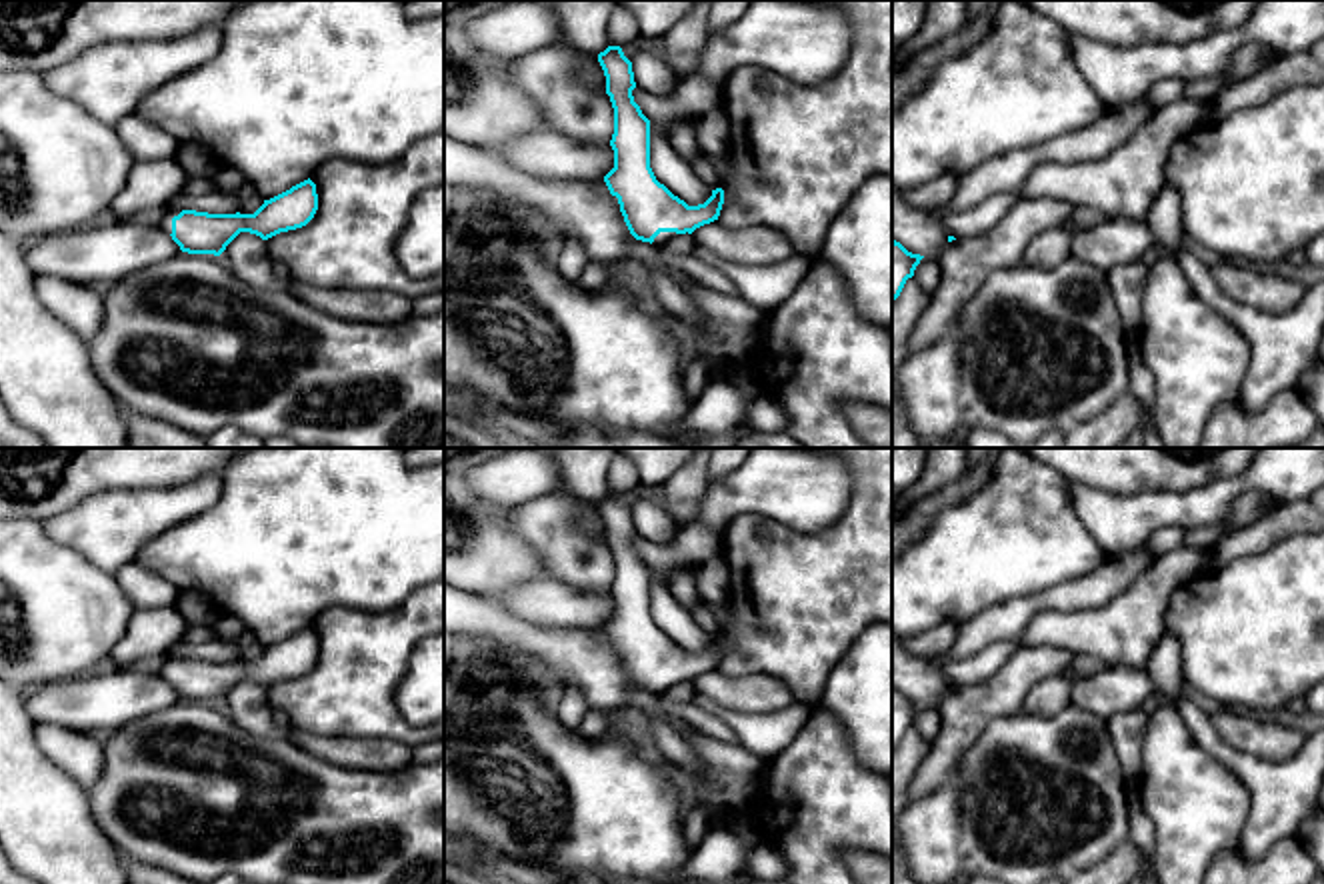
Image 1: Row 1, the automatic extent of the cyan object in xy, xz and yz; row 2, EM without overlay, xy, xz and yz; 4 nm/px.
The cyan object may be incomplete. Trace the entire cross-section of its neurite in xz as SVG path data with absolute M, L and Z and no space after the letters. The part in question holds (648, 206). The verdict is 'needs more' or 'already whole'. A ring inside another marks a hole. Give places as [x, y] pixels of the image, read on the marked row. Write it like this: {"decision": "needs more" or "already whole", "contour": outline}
{"decision": "needs more", "contour": "M608 46L598 54L606 76L606 94L614 108L614 168L604 182L614 196L630 234L636 240L664 246L676 234L692 234L696 228L718 220L724 190L698 206L688 206L660 184L650 168L650 120L634 102L636 88L632 62L620 46Z"}

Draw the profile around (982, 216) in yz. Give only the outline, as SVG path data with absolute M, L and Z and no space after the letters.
M992 194L968 210L952 210L942 228L948 236L970 238L992 230L1012 208L1018 194Z

